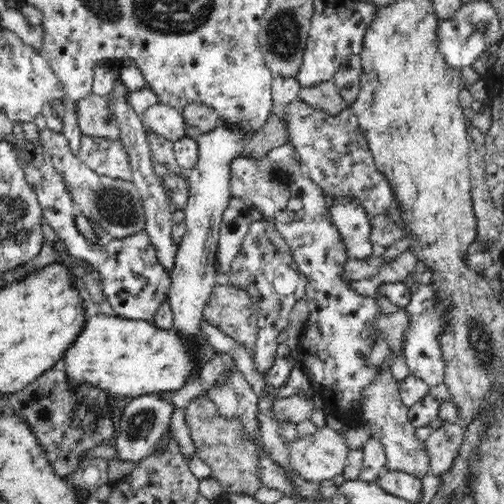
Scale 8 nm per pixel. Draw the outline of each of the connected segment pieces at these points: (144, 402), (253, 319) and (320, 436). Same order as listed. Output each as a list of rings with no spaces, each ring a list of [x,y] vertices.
[[[150,393],[134,397],[127,404],[119,424],[120,432],[118,432],[116,440],[116,448],[120,454],[119,458],[127,462],[136,463],[154,452],[158,440],[170,428],[170,418],[172,418],[174,412],[176,412],[176,406],[172,404],[170,399],[163,398],[162,394]]]
[[[216,285],[204,304],[203,319],[243,342],[251,353],[257,338],[258,315],[251,296],[243,288]]]
[[[325,425],[306,437],[298,437],[288,444],[287,464],[296,476],[308,483],[319,484],[345,471],[349,451],[340,433]]]

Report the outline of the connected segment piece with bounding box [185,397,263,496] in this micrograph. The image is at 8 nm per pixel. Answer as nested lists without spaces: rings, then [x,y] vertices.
[[[206,397],[195,398],[187,404],[185,420],[196,447],[196,456],[212,469],[211,478],[218,481],[224,495],[232,493],[252,496],[259,487],[263,487],[257,474],[259,459],[255,446],[241,436],[238,421],[220,417],[216,405]]]

